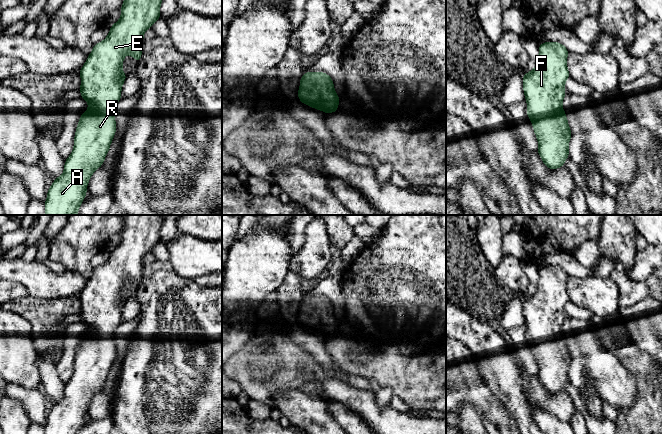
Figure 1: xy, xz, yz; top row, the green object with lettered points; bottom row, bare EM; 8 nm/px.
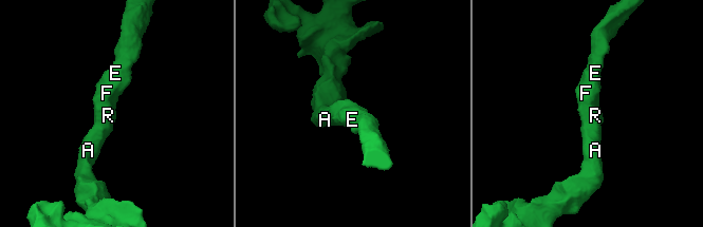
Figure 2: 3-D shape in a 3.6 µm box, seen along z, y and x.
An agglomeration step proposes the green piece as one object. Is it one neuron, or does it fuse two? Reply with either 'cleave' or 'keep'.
keep

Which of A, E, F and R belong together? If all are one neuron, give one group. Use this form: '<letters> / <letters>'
A E F R

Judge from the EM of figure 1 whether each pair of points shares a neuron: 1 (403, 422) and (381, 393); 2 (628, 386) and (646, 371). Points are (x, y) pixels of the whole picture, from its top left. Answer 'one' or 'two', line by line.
1: two
2: two

